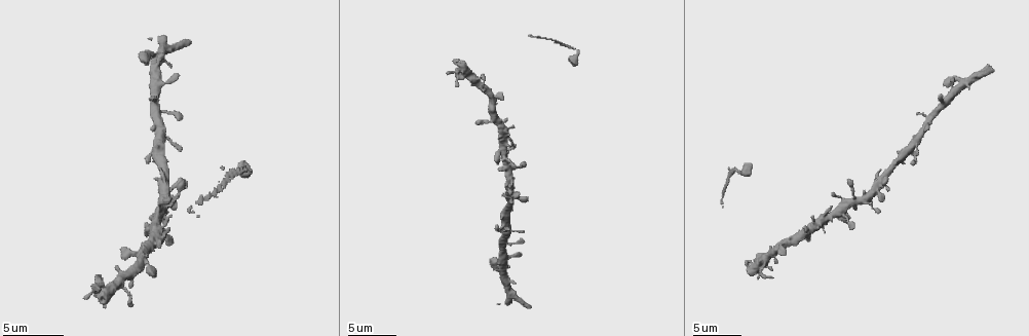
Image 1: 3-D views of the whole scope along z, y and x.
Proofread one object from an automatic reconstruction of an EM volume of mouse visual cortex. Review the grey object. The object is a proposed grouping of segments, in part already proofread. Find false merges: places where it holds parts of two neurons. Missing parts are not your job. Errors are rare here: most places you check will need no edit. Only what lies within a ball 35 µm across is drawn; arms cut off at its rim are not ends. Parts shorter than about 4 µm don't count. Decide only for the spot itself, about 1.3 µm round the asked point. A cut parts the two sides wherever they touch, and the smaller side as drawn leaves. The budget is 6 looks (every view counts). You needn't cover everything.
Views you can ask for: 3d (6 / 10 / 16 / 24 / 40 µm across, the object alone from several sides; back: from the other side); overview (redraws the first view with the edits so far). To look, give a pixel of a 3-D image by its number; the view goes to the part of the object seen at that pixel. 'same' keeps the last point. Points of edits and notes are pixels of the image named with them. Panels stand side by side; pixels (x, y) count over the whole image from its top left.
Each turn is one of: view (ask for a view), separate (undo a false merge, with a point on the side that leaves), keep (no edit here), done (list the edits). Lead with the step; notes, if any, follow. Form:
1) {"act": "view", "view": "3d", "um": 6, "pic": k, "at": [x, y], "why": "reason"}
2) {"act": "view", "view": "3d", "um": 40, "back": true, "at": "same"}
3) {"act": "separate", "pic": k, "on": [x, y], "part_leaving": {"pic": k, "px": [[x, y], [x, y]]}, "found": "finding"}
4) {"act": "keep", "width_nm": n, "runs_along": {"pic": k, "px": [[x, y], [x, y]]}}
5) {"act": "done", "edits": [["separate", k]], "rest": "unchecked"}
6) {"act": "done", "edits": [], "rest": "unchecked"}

{"act": "view", "view": "3d", "um": 10, "pic": 1, "at": [143, 269], "why": "branch point"}

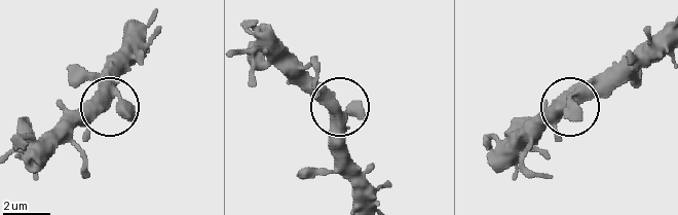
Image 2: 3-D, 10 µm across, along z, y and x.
{"act": "view", "view": "3d", "um": 10, "back": true, "pic": 2, "at": [110, 103]}

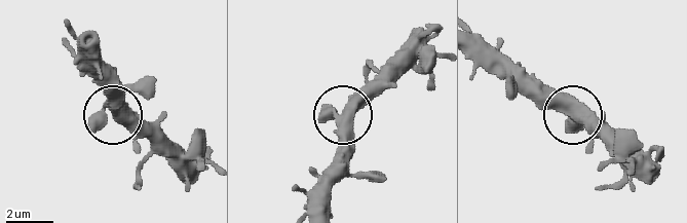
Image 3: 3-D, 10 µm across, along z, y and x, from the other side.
{"act": "keep", "width_nm": 480, "runs_along": {"pic": 3, "px": [[99, 38], [113, 111], [135, 115], [156, 131]]}, "found": "continuous, no second neuron"}

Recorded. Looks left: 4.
{"act": "view", "view": "3d", "um": 6, "pic": 1, "at": [832, 216], "why": "three arms meet"}

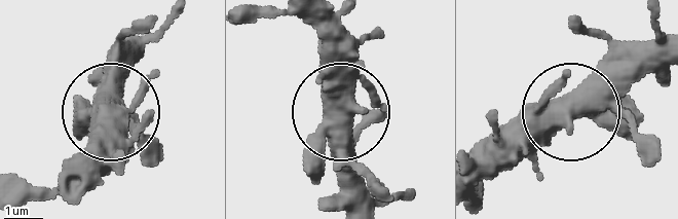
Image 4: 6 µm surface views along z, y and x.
{"act": "keep", "runs_along": {"pic": 4, "px": [[325, 117], [340, 98], [334, 42]]}, "found": "continuous, no second neuron"}

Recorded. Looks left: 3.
{"act": "view", "view": "3d", "um": 6, "pic": 1, "at": [957, 92], "why": "narrows sharply"}

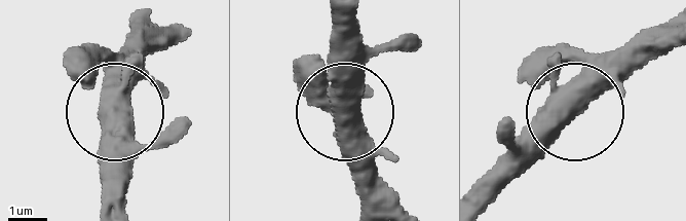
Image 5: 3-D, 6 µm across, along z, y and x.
{"act": "keep", "found": "one neuron here"}

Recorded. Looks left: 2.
{"act": "done", "edits": [], "rest": "unchecked"}

